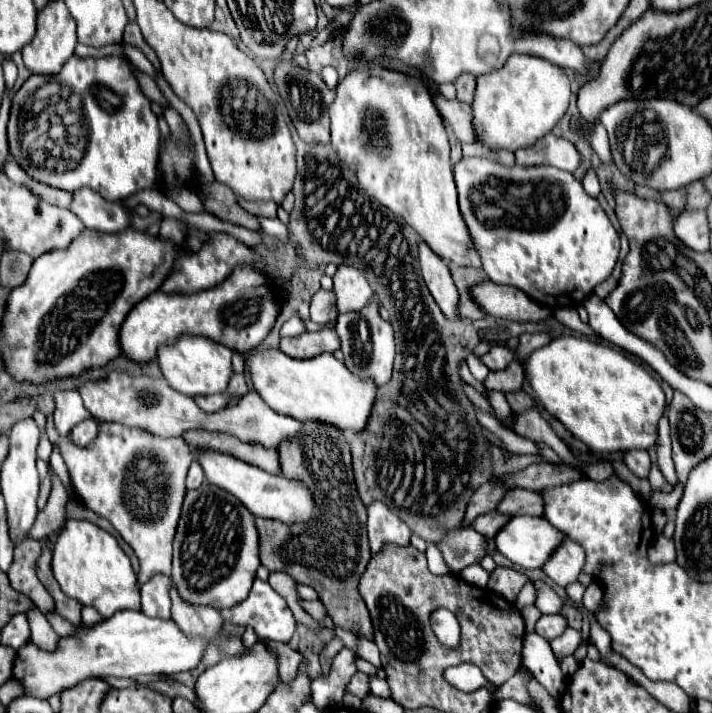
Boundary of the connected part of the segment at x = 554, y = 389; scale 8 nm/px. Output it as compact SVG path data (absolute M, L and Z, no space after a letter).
M563 335L549 345L533 351L527 361L527 379L543 401L545 409L559 419L575 439L583 441L595 453L615 453L627 449L649 449L657 441L657 423L667 409L661 385L623 351L583 337Z

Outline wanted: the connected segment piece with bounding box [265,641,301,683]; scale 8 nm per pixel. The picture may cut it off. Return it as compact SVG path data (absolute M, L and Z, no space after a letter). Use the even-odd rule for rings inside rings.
M265 641L269 643L275 653L279 655L279 675L281 675L281 681L283 683L291 683L299 671L299 665L301 665L301 655L291 649L287 643L277 643L277 641Z

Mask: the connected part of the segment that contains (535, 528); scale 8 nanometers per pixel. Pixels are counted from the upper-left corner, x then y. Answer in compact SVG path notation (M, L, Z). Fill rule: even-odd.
M513 517L495 535L495 547L523 569L539 569L563 537L565 535L543 517Z

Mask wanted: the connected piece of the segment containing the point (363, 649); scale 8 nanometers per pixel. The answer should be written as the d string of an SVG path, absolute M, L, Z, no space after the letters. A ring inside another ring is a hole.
M359 637L355 653L357 653L357 657L361 657L361 659L373 663L375 667L379 667L379 649L377 649L377 645L373 641L369 641L365 637Z

